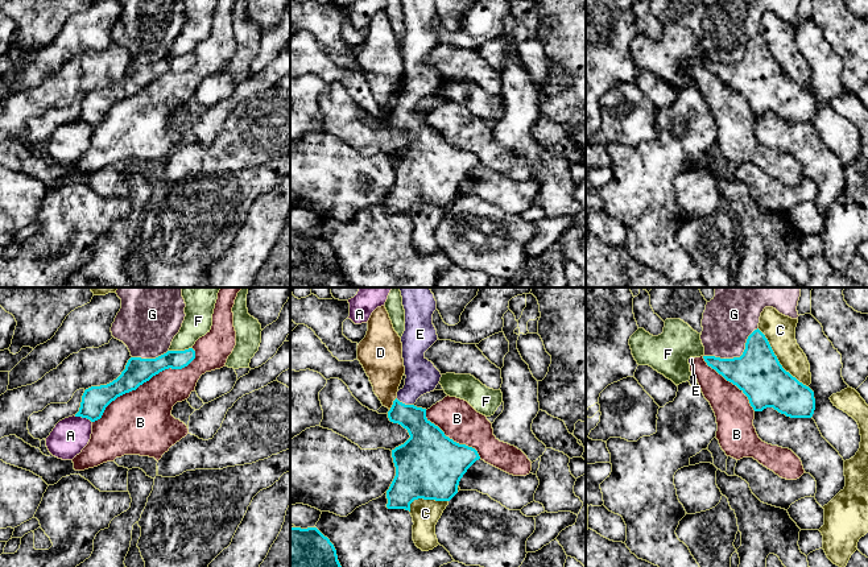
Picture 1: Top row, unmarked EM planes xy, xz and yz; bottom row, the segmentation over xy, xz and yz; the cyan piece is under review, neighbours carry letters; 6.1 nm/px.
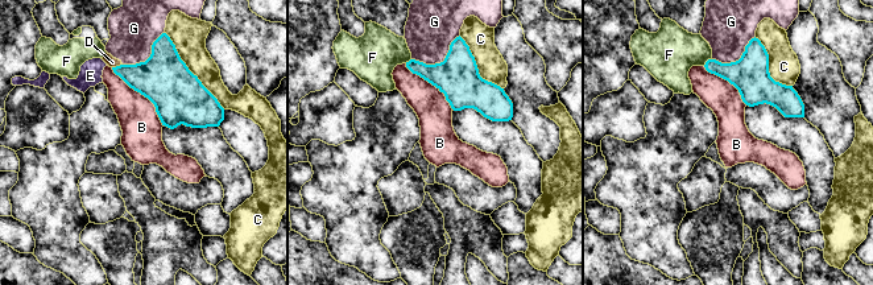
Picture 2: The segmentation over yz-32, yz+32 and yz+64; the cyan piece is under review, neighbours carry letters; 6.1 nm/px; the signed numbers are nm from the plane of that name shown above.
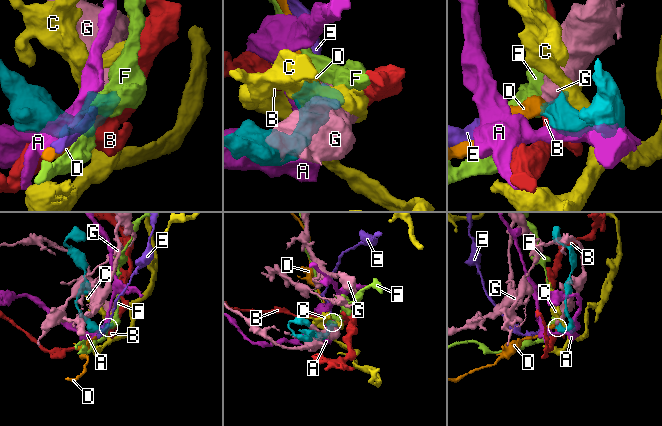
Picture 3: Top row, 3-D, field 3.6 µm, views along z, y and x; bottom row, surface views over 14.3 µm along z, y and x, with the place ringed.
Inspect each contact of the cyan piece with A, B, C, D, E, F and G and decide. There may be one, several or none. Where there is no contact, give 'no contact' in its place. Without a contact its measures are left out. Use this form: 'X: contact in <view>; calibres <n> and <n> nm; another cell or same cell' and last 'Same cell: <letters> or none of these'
A: contact in xy; calibres 160 and 220 nm; another cell
B: contact in xy; calibres 160 and 400 nm; another cell
C: contact in yz; calibres 300 and 190 nm; another cell
D: contact in xz; calibres 160 and 240 nm; another cell
E: contact in xz; calibres 200 and 200 nm; same cell
F: contact in xy; calibres 140 and 170 nm; another cell
G: contact in yz; calibres 300 and 300 nm; another cell
Same cell: E

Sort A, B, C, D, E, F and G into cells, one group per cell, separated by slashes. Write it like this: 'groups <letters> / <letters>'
groups A / B / C / D G / E / F

